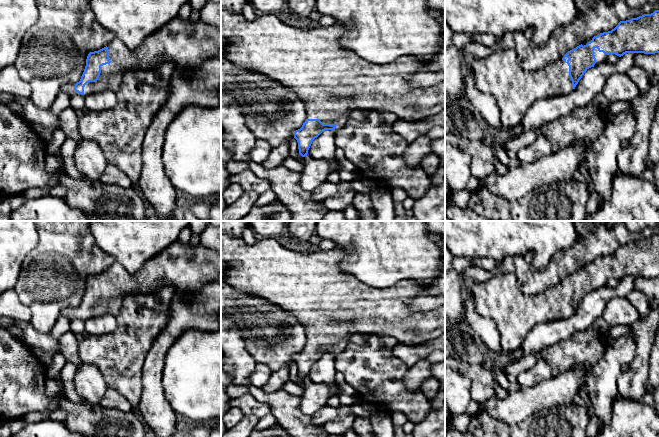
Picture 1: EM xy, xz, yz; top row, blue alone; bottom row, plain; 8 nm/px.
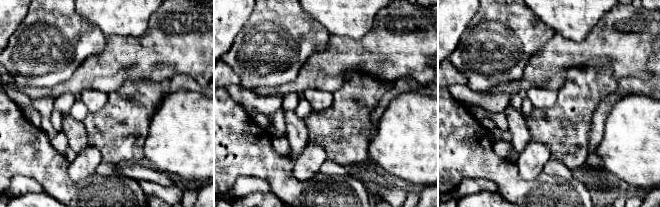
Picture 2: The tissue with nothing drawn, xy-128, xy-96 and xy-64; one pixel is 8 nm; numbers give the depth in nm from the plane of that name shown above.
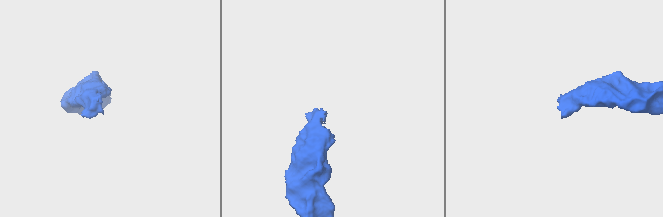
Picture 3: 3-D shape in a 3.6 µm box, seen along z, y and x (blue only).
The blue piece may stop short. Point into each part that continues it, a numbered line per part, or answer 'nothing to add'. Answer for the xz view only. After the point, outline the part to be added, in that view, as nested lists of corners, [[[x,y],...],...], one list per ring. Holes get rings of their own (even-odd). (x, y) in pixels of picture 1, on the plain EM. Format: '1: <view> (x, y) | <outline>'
1: xz (332, 305) | [[[221,233],[221,263],[229,267],[225,275],[225,281],[227,284],[240,293],[263,298],[272,306],[276,306],[284,312],[290,312],[298,320],[298,322],[304,326],[306,343],[319,343],[323,348],[336,348],[343,351],[348,344],[349,338],[355,334],[389,336],[395,338],[399,343],[410,345],[425,343],[445,333],[445,263],[443,264],[439,275],[435,277],[434,280],[428,285],[422,285],[414,280],[403,280],[394,286],[377,289],[363,284],[354,275],[341,271],[339,265],[344,256],[345,251],[338,248],[327,251],[317,250],[314,252],[296,252],[282,246],[276,238],[258,239],[255,244],[249,245],[244,242],[242,237],[238,238],[231,234]],[[420,292],[428,292],[431,295],[442,294],[444,296],[444,304],[438,309],[431,311],[412,311],[410,306],[411,300]]]

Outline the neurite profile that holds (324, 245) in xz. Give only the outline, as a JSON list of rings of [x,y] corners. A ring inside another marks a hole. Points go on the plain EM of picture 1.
[[[322,240],[319,245],[317,245],[318,250],[320,251],[327,251],[333,250],[336,248],[336,244],[330,240]]]

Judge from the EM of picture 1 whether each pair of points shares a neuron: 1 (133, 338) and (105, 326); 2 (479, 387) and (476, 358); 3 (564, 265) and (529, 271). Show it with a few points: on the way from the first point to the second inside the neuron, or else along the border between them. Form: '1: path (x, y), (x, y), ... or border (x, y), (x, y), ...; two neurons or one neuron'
1: border (116, 316), (116, 327), (112, 331), (91, 335); two neurons
2: border (455, 358), (463, 358), (471, 363), (482, 364); two neurons
3: path (555, 272), (552, 275), (538, 275); one neuron

